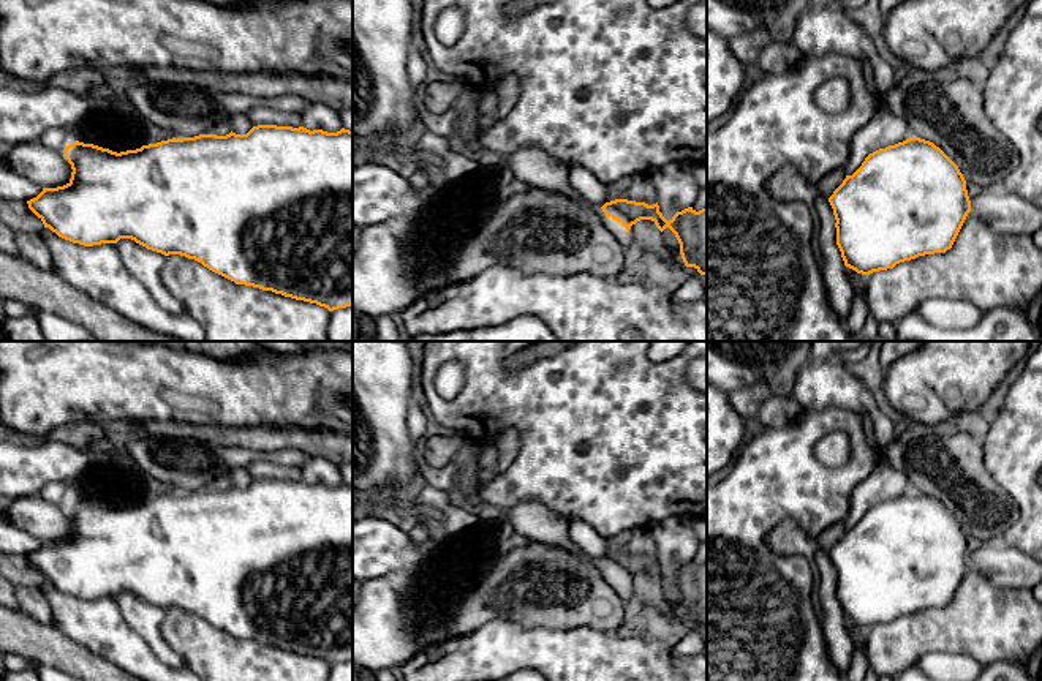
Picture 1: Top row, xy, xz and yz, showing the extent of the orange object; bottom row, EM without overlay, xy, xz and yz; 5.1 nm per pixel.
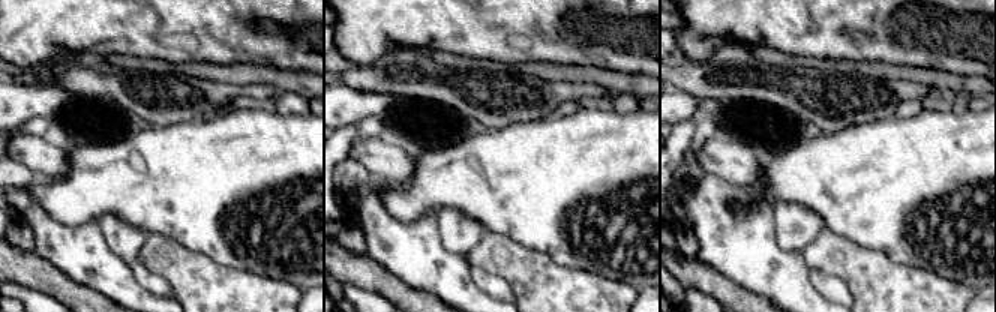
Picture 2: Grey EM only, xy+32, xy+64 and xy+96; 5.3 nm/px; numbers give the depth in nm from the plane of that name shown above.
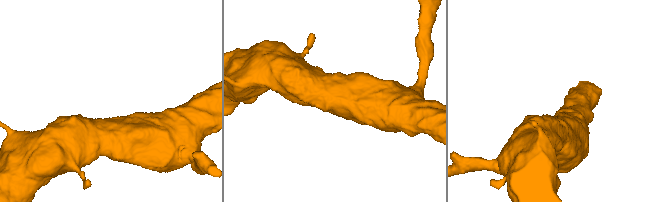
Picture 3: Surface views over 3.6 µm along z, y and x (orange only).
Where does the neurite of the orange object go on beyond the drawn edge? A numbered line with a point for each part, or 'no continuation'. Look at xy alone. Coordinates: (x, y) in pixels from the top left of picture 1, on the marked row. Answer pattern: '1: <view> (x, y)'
no continuation

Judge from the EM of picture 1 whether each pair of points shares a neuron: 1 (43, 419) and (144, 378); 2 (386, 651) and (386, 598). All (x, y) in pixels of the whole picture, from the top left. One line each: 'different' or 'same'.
1: same
2: same

